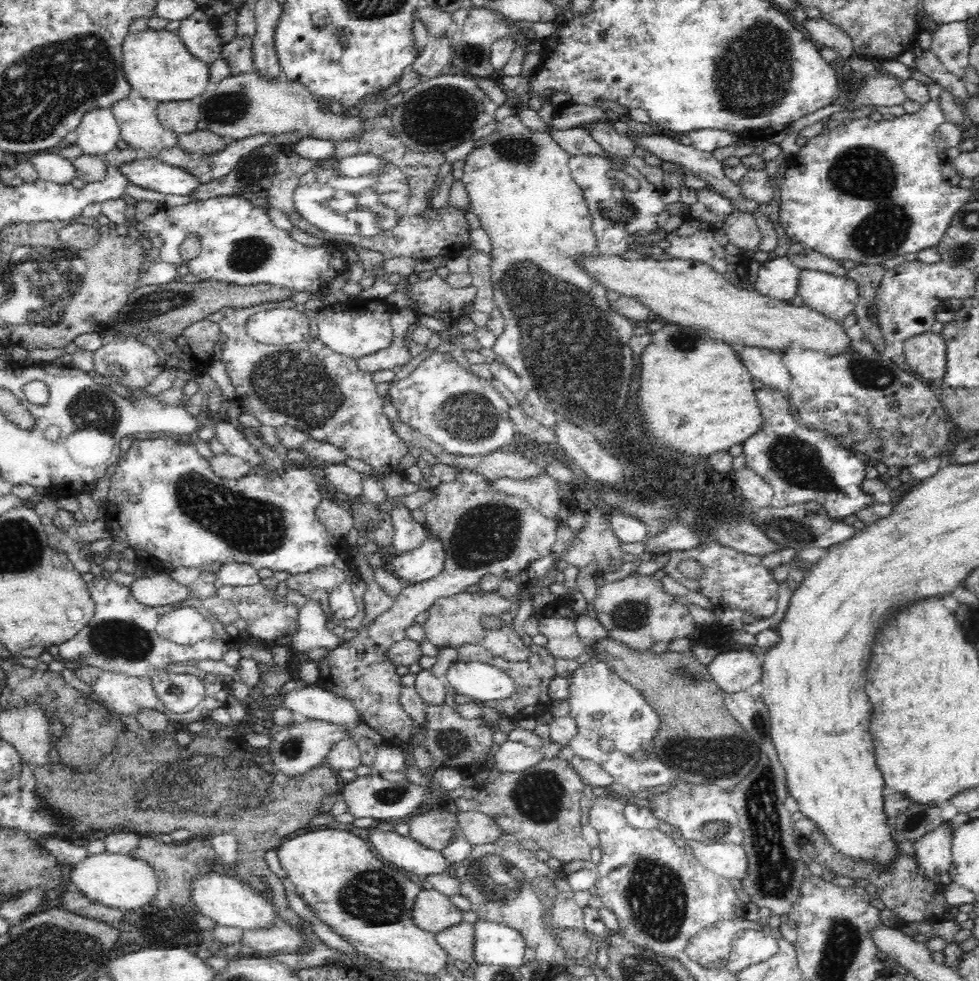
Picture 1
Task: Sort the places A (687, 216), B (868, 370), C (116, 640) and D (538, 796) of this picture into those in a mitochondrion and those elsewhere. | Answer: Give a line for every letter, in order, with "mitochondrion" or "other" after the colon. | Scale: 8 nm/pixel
A: other
B: mitochondrion
C: mitochondrion
D: mitochondrion

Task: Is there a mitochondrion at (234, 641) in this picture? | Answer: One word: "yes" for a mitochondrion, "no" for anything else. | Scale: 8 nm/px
no

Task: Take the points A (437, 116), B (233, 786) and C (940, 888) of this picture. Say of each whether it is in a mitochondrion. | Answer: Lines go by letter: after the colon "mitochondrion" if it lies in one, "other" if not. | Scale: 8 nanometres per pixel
A: mitochondrion
B: mitochondrion
C: other

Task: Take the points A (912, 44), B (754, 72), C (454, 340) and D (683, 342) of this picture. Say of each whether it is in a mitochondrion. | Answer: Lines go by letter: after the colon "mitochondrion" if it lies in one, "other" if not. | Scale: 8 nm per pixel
A: other
B: mitochondrion
C: other
D: mitochondrion

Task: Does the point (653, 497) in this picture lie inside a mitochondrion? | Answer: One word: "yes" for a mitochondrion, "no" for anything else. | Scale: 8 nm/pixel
yes

